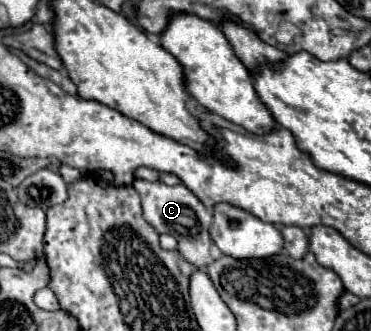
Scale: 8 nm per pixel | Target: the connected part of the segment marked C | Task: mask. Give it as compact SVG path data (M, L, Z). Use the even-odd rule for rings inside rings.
M135 179L133 187L139 191L141 195L141 207L143 207L143 217L145 221L157 231L157 233L169 233L175 235L179 241L179 253L197 269L203 269L209 265L211 255L209 255L209 247L211 247L211 239L209 239L209 225L213 221L213 211L207 209L205 205L201 205L201 201L197 201L195 193L191 193L183 183L179 185L165 185L161 181L143 181L143 179Z

